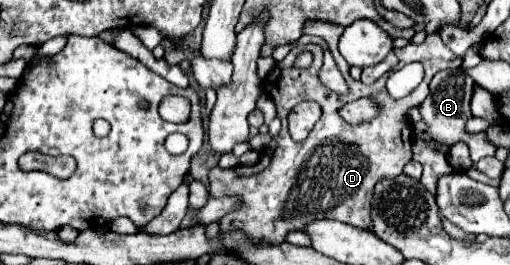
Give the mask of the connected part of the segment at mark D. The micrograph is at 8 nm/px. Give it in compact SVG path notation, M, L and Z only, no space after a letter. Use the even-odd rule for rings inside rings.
M439 33L427 35L421 45L407 43L405 47L395 49L395 53L399 59L397 69L413 61L419 61L425 67L423 83L403 99L389 97L385 89L385 81L389 75L383 75L375 85L363 85L349 75L349 65L345 67L349 93L339 95L335 91L329 91L317 79L317 71L321 67L321 47L297 45L291 49L291 53L265 77L267 81L263 85L275 101L277 117L283 121L283 127L275 137L277 147L267 147L265 151L261 151L259 161L253 167L213 167L209 171L211 197L237 197L241 201L237 209L219 219L219 233L239 229L253 243L279 245L291 231L303 231L315 219L335 219L359 229L371 229L371 199L375 185L383 179L399 177L403 167L411 161L413 127L407 111L411 107L419 107L425 101L425 97L429 95L429 83L435 73L461 67L461 57L457 57L443 45ZM303 51L309 51L313 55L313 63L307 69L295 67L295 59ZM361 97L371 97L371 101L377 101L379 113L371 121L349 125L337 113L343 105ZM309 99L317 101L323 107L323 117L315 125L313 133L301 145L297 145L289 137L287 115L297 103Z

